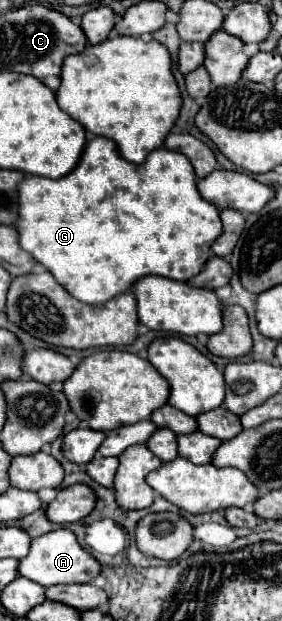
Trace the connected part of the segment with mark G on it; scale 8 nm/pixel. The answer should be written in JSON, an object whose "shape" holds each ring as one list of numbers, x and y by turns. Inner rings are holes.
{"shape":[[91,137,79,165,61,179,27,175,19,185,19,243,79,301,103,305,125,293,147,275,161,275,175,281,195,277,211,255,213,241,221,235,219,209,207,203,197,189,197,175,183,153,157,149,143,165,125,161,113,141]]}

